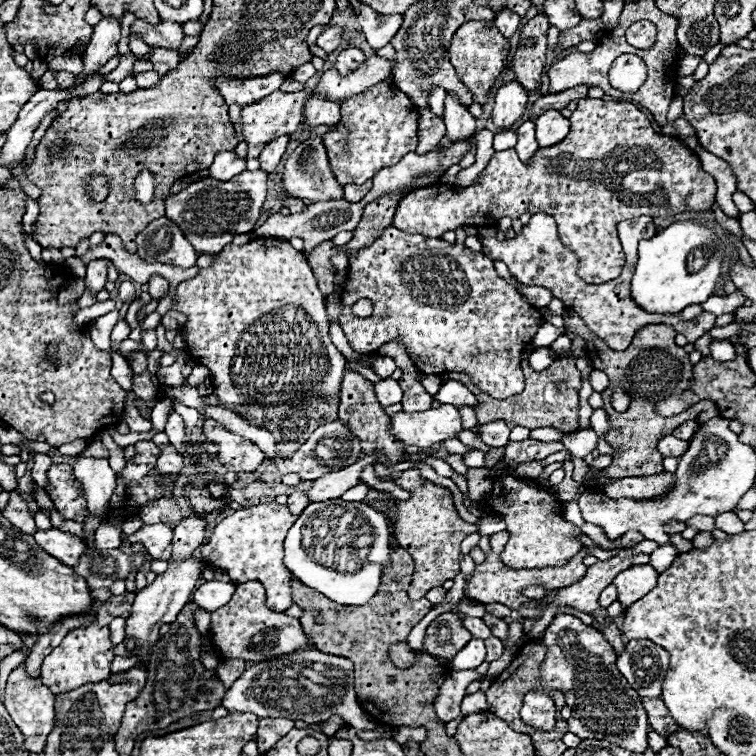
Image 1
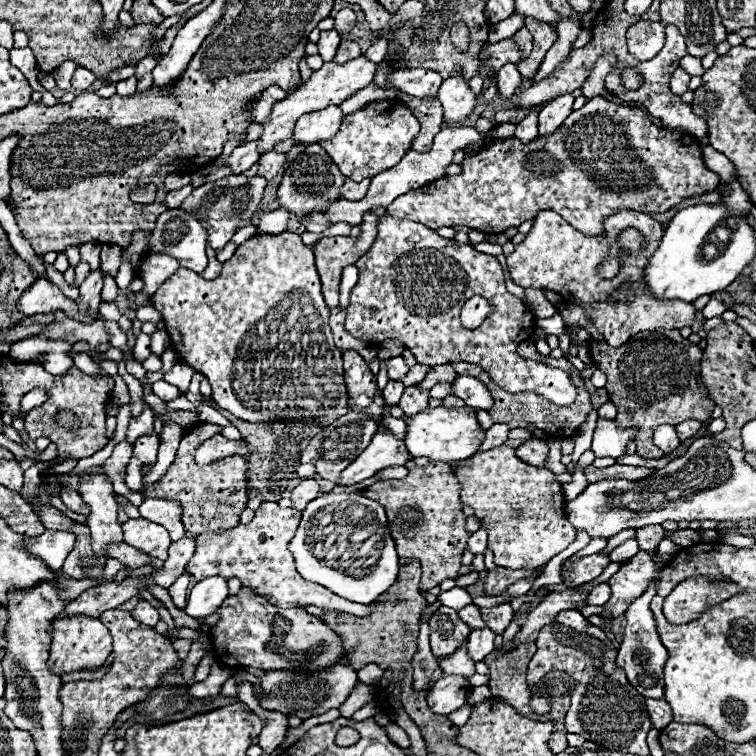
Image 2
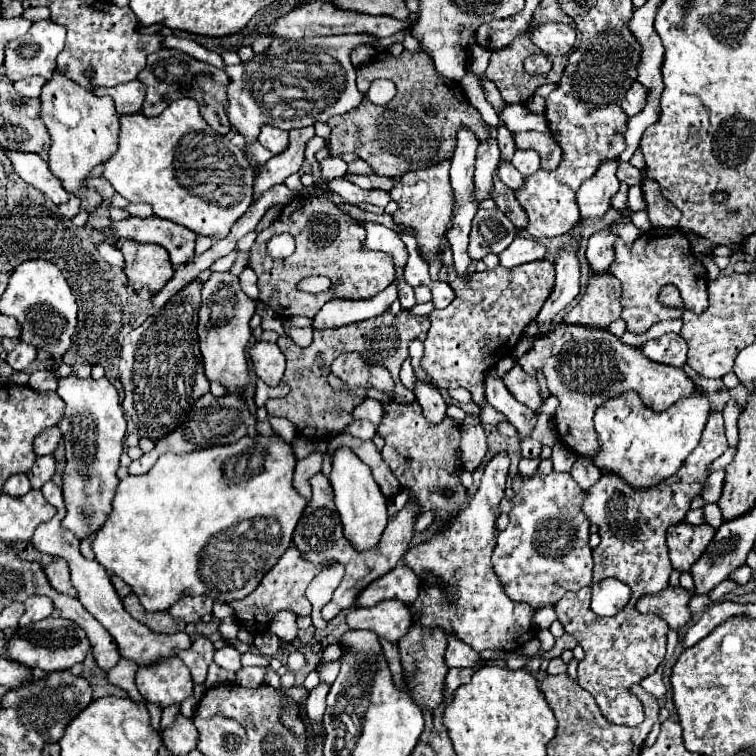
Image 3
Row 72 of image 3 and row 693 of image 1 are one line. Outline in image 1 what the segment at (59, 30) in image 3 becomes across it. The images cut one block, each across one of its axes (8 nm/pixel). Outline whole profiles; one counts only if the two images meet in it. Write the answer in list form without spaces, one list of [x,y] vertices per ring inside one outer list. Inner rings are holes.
[[[24,664],[12,670],[8,682],[6,682],[6,696],[4,696],[6,710],[10,712],[16,726],[22,730],[26,738],[26,750],[32,754],[42,754],[46,746],[46,738],[54,726],[54,694],[44,686],[40,680],[32,680],[24,672]]]

